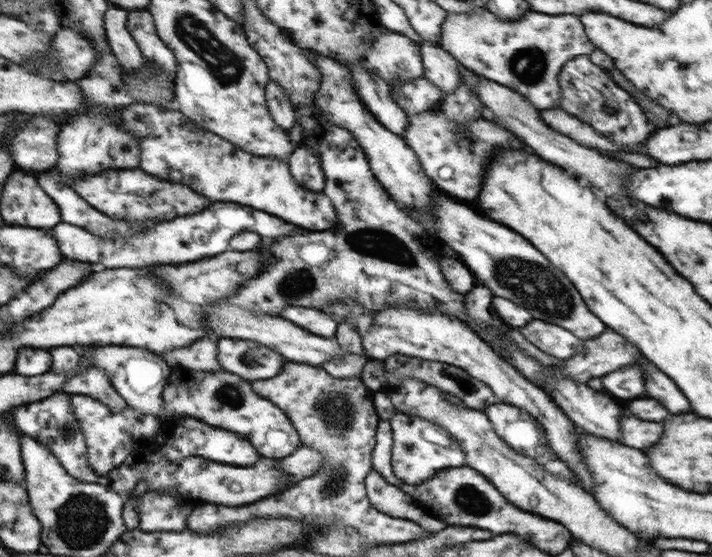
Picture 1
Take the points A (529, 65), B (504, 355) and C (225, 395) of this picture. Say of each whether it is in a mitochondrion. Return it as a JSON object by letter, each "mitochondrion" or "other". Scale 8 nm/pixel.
{"A":"mitochondrion","B":"other","C":"mitochondrion"}

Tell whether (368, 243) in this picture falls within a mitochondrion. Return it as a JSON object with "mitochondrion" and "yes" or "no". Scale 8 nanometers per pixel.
{"mitochondrion":"yes"}

